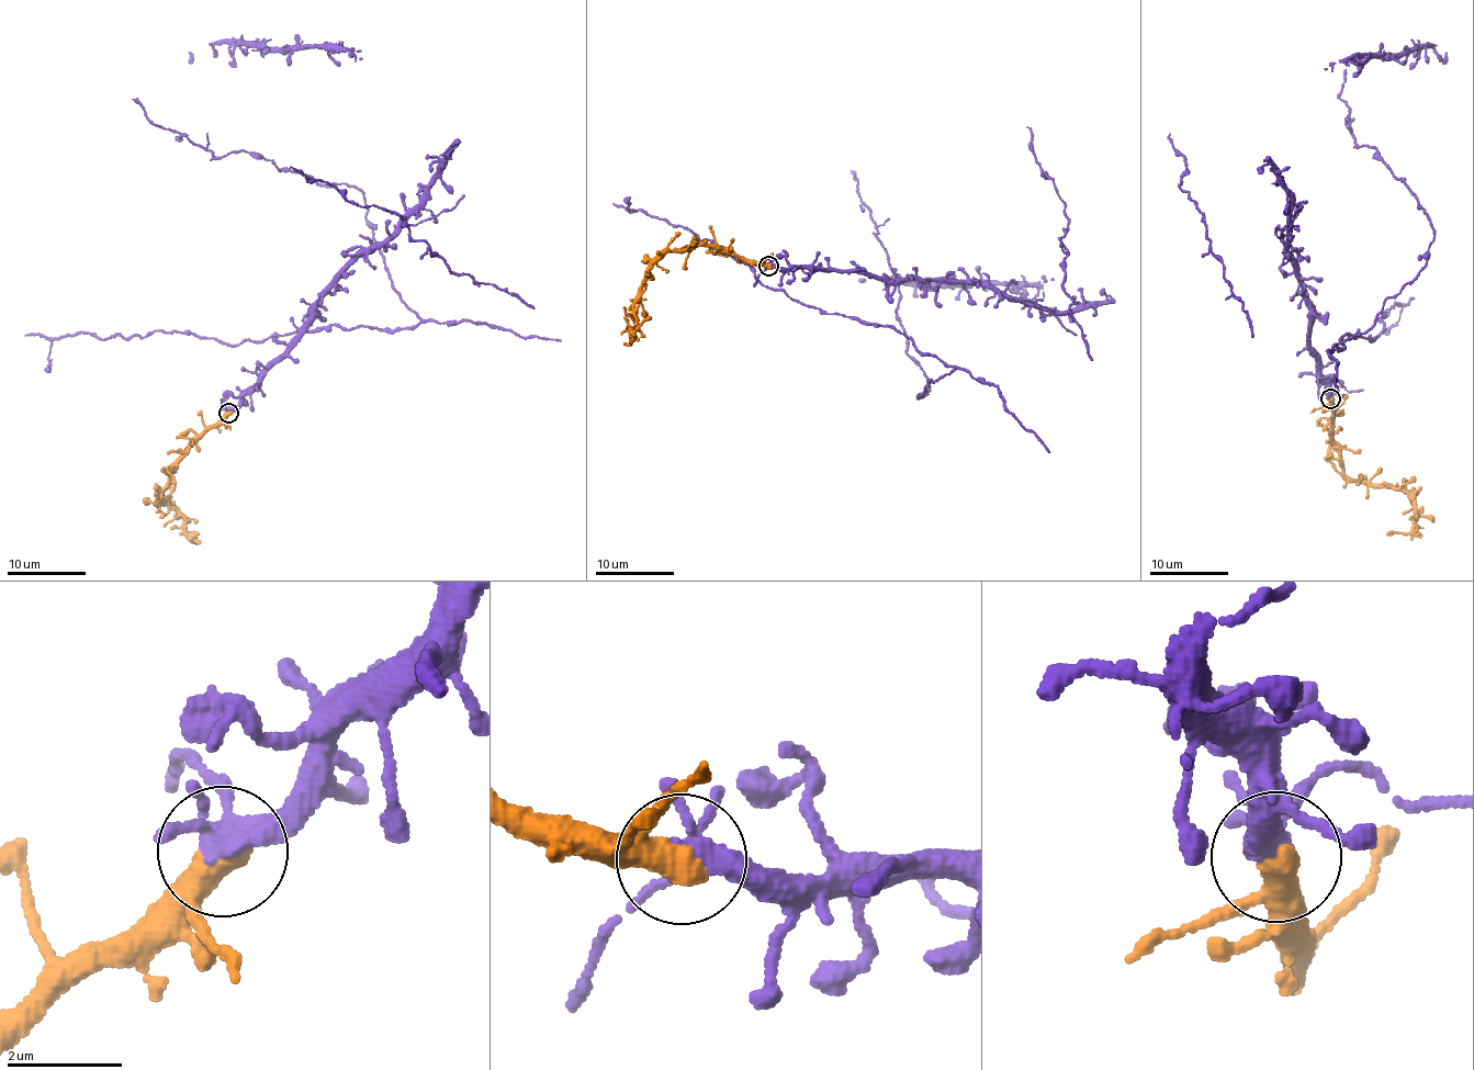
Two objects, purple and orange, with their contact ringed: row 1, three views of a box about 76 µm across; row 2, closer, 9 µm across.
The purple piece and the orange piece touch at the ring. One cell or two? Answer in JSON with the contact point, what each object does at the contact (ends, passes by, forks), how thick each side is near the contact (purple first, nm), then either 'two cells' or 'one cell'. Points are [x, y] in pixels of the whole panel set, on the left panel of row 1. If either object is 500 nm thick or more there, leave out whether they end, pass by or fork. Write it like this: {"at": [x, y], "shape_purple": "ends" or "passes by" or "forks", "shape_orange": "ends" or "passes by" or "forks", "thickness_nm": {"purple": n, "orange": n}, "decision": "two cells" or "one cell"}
{"at": [228, 413], "shape_purple": "forks", "shape_orange": "passes by", "thickness_nm": {"purple": 320, "orange": 400}, "decision": "one cell"}

